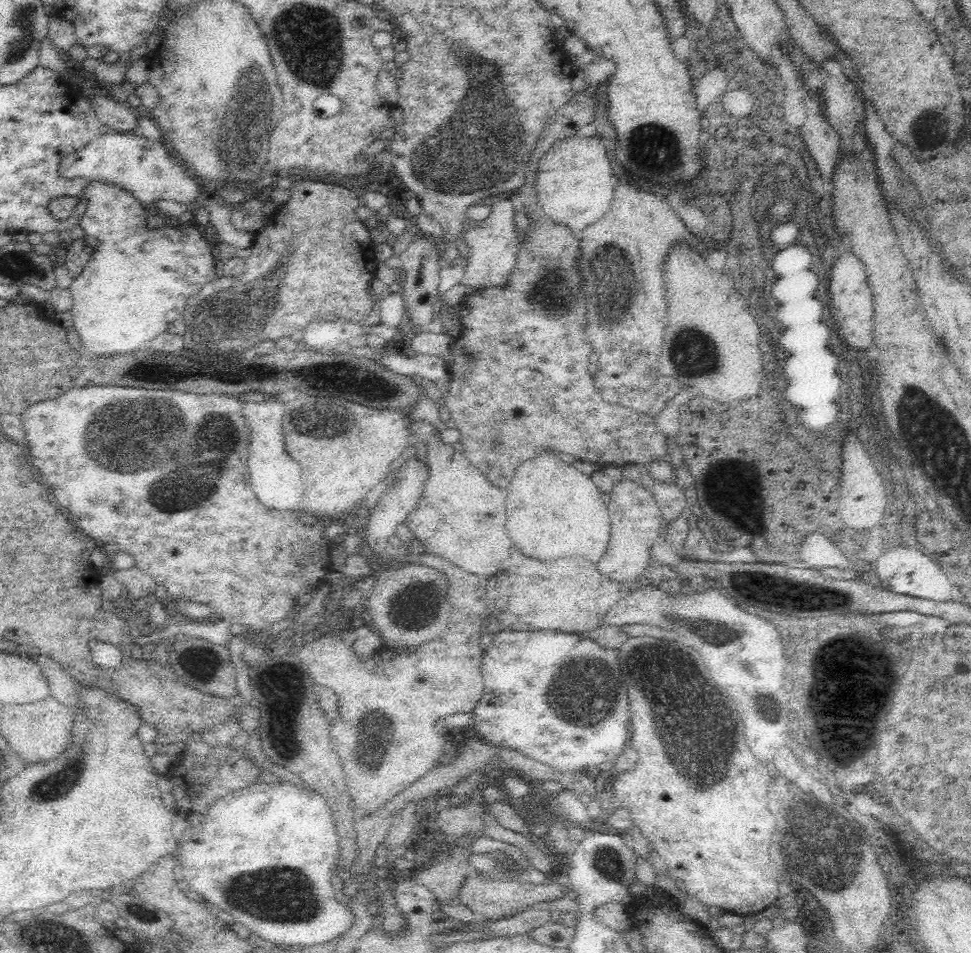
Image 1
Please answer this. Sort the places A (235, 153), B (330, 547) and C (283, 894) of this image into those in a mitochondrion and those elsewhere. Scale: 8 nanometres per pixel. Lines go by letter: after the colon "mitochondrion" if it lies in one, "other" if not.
A: mitochondrion
B: other
C: mitochondrion

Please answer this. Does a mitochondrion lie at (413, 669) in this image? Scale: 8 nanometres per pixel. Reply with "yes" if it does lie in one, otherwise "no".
no

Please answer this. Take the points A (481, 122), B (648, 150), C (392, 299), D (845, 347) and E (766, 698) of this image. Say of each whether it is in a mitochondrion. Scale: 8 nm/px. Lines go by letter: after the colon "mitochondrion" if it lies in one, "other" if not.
A: mitochondrion
B: mitochondrion
C: other
D: other
E: other

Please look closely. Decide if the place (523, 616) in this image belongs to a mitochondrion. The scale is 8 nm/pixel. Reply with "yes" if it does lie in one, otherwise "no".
no

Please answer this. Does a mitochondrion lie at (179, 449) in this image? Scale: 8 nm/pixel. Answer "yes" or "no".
yes

